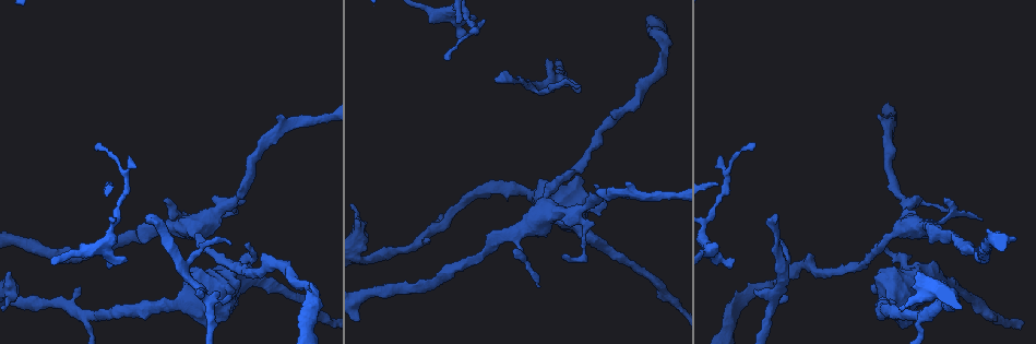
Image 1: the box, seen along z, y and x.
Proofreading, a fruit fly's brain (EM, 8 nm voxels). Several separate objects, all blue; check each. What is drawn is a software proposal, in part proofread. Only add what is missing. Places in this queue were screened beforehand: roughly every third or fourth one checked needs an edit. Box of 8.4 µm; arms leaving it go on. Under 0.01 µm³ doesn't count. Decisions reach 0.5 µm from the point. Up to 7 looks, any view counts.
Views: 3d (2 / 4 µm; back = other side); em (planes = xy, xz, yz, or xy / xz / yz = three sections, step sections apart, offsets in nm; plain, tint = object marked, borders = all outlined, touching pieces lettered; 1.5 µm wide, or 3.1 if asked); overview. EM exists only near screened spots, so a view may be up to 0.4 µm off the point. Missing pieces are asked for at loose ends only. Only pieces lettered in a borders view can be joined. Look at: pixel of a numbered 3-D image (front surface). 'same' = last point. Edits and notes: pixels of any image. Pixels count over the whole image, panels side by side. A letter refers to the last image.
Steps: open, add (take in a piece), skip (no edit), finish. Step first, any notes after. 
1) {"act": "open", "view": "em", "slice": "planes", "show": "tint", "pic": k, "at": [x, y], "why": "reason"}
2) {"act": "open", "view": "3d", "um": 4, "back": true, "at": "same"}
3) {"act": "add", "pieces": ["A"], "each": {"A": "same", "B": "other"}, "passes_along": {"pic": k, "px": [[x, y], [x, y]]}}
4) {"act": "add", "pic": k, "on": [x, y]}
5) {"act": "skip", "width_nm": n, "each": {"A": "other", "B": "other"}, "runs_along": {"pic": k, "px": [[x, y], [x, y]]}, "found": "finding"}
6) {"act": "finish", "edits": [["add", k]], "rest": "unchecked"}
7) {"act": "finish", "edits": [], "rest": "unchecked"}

{"act": "open", "view": "em", "slice": "planes", "show": "borders", "pic": 1, "at": [578, 87], "why": "free end"}

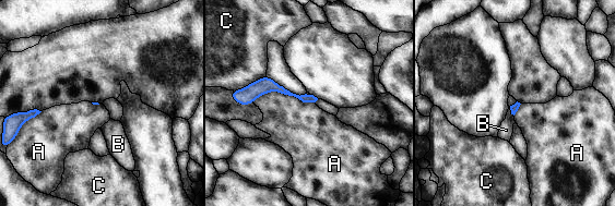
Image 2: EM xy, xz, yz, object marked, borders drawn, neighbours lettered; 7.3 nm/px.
{"act": "add", "pieces": ["B"], "each": {"A": "other", "B": "same", "C": "other"}, "passes_along": {"pic": 2, "px": [[513, 108], [511, 111], [506, 130]]}, "found": "the cell continues"}

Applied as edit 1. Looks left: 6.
{"act": "open", "view": "3d", "um": 2, "pic": 1, "at": [111, 261], "why": "free end"}

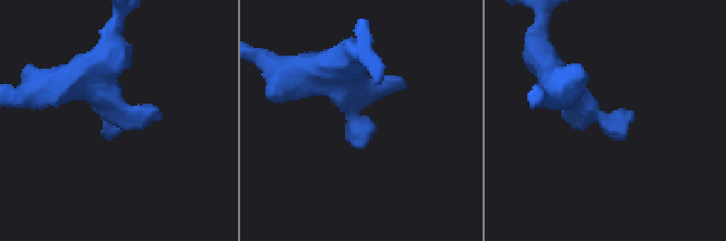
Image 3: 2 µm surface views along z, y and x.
{"act": "open", "view": "em", "slice": "planes", "show": "borders", "pic": 3, "at": [363, 147], "why": "need the tissue"}

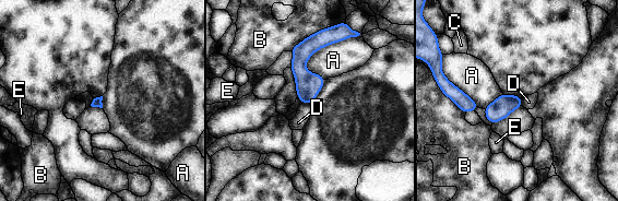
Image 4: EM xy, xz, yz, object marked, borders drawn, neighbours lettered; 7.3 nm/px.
{"act": "skip", "longest_contact_nm": ["A", 400], "each": {"A": "other", "B": "other", "C": "other", "D": "other", "E": "other"}, "found": "no lettered piece goes on from it"}

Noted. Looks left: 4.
{"act": "open", "view": "em", "um": 3.1, "slice": "planes", "show": "borders", "pic": 1, "at": [563, 256], "why": "an open end"}

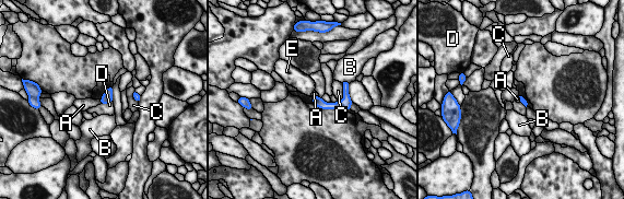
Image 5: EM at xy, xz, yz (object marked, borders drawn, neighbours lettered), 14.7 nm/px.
{"act": "skip", "longest_contact_nm": ["C", 280], "each": {"A": "other", "B": "other", "C": "other", "D": "other", "E": "other"}, "found": "no lettered piece goes on from it"}

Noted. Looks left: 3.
{"act": "finish", "edits": [["add", 2]], "rest": "unchecked"}

